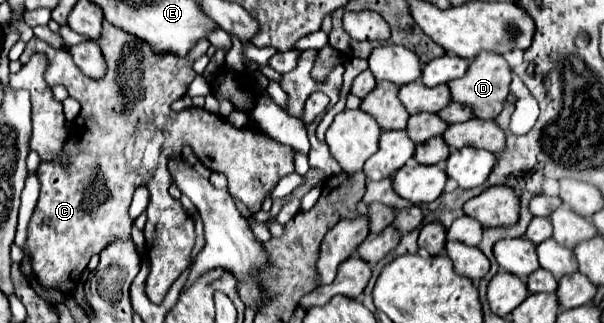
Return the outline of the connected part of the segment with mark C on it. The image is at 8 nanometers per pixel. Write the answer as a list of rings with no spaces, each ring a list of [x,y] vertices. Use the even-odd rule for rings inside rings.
[[[103,20],[103,30],[97,42],[107,64],[107,72],[99,80],[82,74],[67,50],[52,48],[37,38],[27,42],[19,58],[24,65],[27,54],[31,56],[31,52],[45,52],[49,60],[45,70],[47,86],[65,86],[69,96],[81,104],[81,112],[69,126],[69,138],[63,148],[69,162],[61,164],[51,160],[43,162],[37,170],[41,194],[27,230],[27,250],[31,254],[35,276],[43,286],[63,294],[72,292],[93,254],[99,254],[117,238],[131,238],[131,218],[126,206],[129,207],[135,188],[147,186],[151,198],[147,206],[145,248],[151,270],[145,288],[149,300],[153,304],[161,304],[171,284],[191,264],[191,252],[197,238],[191,216],[183,210],[181,202],[173,200],[167,192],[171,182],[167,162],[173,157],[180,157],[180,149],[189,145],[203,164],[209,164],[209,170],[226,175],[230,194],[239,198],[249,212],[257,212],[277,182],[295,172],[295,150],[275,142],[254,126],[238,128],[225,122],[223,116],[207,112],[205,108],[193,107],[172,112],[171,104],[185,96],[187,86],[197,76],[191,66],[197,56],[207,52],[209,40],[199,40],[187,56],[169,54],[169,68],[155,68],[157,74],[151,76],[143,70],[141,60],[163,60],[165,56],[155,54],[147,42],[115,28],[107,20]],[[145,74],[149,80],[135,78]],[[137,88],[145,88],[145,100],[135,94],[143,92]]]

